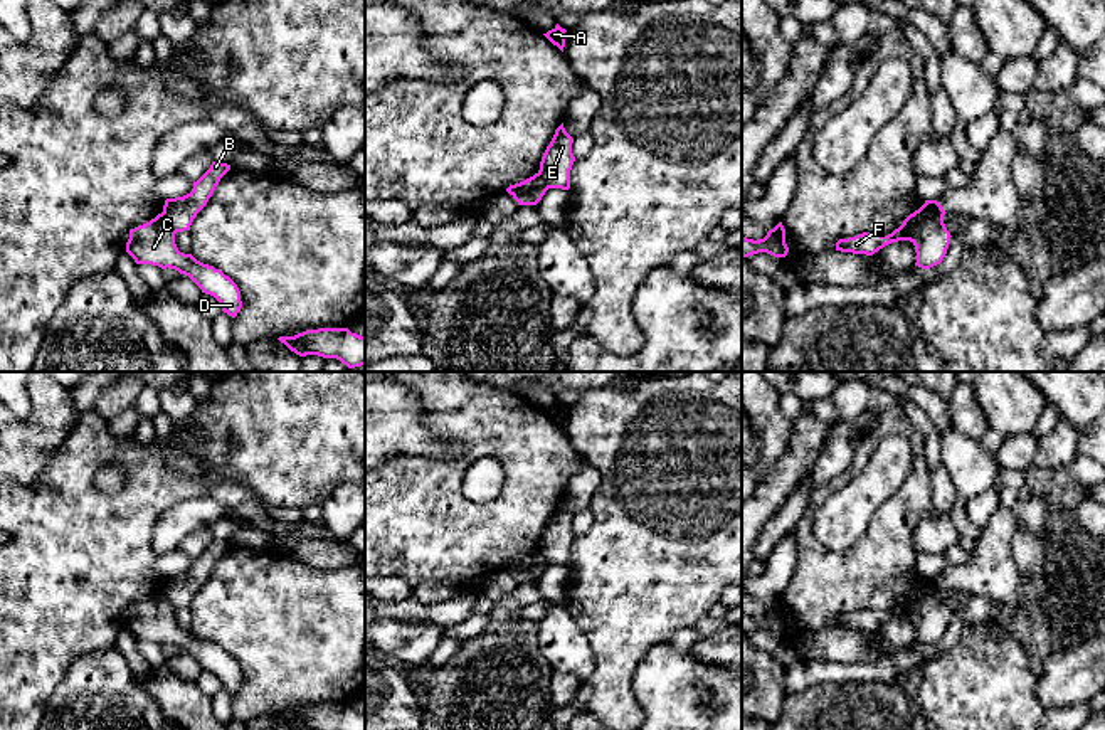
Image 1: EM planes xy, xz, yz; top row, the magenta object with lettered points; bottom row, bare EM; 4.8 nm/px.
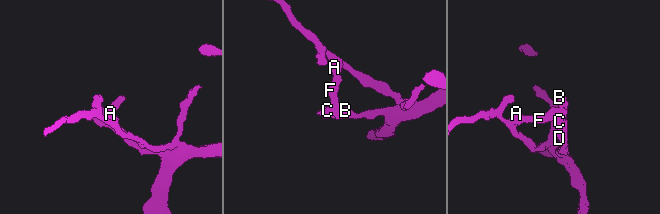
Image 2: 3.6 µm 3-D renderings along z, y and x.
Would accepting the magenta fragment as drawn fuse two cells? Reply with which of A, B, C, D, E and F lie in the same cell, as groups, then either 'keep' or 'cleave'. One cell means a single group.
A B E F / C D; cleave

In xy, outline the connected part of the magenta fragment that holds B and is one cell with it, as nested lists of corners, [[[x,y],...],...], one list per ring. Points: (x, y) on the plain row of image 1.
[[[212,538],[210,545],[193,558],[190,570],[165,577],[163,594],[175,611],[190,607],[193,595],[207,582],[220,555],[229,547],[230,542]]]

